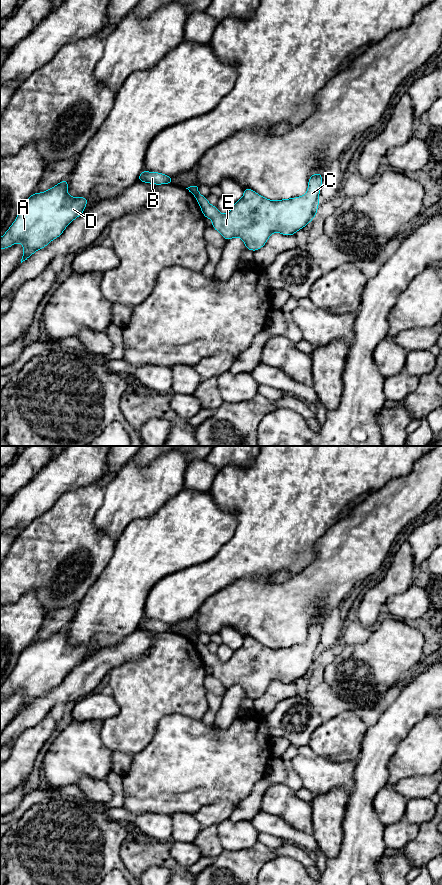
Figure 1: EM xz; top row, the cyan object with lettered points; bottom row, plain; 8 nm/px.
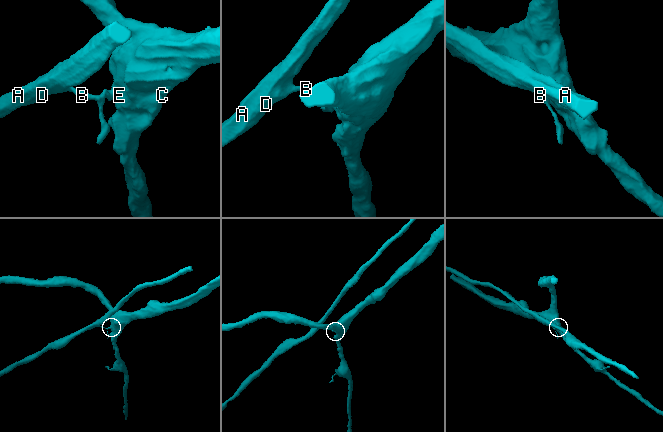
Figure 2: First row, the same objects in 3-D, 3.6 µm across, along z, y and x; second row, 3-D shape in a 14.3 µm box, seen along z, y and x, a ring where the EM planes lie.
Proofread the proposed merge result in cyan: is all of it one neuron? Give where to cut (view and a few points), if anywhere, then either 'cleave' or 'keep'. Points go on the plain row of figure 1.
cut in xz along (198, 639), (194, 643); cleave

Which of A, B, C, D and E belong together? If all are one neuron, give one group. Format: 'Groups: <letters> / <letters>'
Groups: A B D / C E

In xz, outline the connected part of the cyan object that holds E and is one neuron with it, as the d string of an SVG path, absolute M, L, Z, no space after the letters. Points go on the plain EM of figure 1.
M315 621L310 624L308 636L305 643L281 648L269 648L251 636L244 636L242 646L236 650L227 662L221 662L216 654L212 654L207 645L202 644L199 639L194 643L205 666L212 668L212 675L228 689L234 685L240 685L246 697L257 699L261 697L272 681L277 680L285 684L294 683L304 676L317 664L320 651L319 642L322 634L323 621Z

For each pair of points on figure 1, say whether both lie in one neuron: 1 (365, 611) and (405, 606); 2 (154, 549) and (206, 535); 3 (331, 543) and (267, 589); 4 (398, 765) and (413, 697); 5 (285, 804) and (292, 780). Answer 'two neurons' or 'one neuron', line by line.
1: two neurons
2: one neuron
3: one neuron
4: two neurons
5: two neurons

